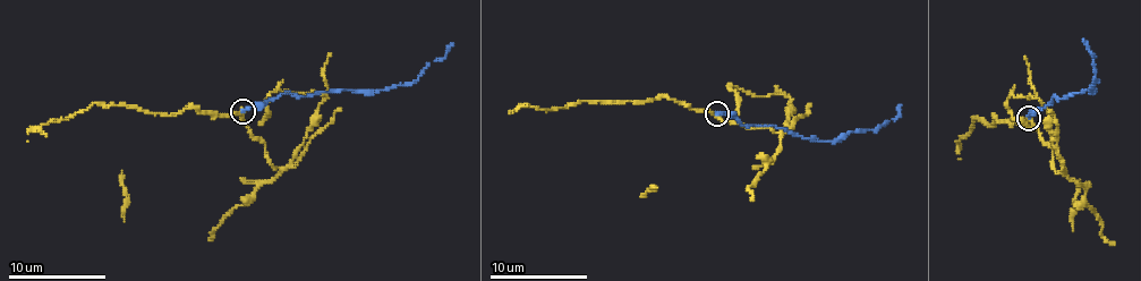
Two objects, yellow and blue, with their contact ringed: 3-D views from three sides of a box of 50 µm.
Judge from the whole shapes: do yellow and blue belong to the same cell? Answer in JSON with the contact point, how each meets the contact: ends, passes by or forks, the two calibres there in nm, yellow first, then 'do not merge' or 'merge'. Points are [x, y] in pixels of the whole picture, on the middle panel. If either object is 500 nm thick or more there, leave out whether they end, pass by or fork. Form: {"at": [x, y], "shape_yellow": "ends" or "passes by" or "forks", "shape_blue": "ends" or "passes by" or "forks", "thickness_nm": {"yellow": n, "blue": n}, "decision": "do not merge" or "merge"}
{"at": [716, 113], "shape_yellow": "passes by", "shape_blue": "ends", "thickness_nm": {"yellow": 240, "blue": 200}, "decision": "do not merge"}

